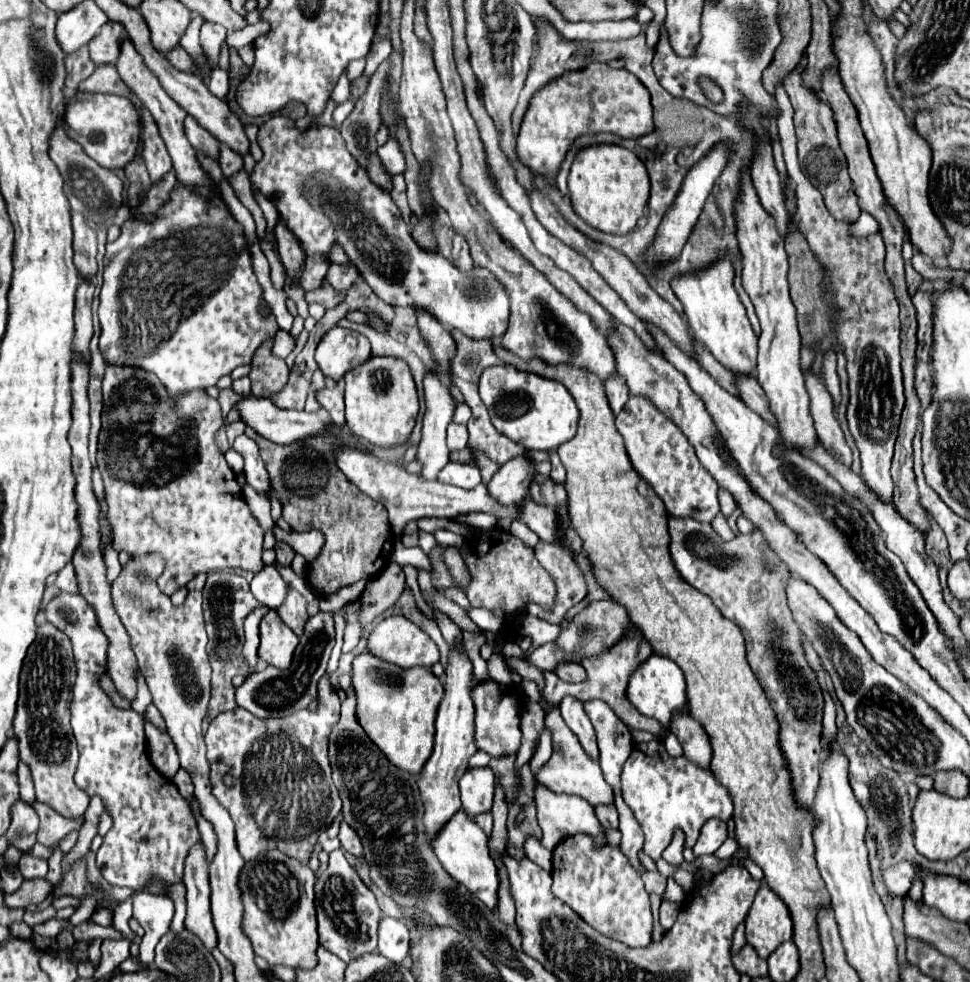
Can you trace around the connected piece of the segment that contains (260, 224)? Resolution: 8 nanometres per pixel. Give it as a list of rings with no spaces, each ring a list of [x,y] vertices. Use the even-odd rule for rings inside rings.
[[[243,170],[243,172],[235,174],[233,178],[229,178],[229,182],[231,182],[231,188],[235,190],[237,198],[239,198],[239,200],[249,208],[249,212],[253,214],[255,224],[257,224],[257,236],[259,236],[259,240],[263,240],[263,238],[265,238],[267,222],[265,222],[265,216],[263,216],[261,208],[259,208],[259,206],[257,206],[257,202],[253,200],[253,194],[251,194],[251,180],[249,180],[247,172]]]

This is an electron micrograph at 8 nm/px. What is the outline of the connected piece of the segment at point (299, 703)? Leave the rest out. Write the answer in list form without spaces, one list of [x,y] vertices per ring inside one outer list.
[[[319,612],[307,620],[291,666],[287,670],[267,666],[265,670],[253,674],[253,678],[245,678],[243,686],[237,688],[237,706],[249,710],[257,718],[287,718],[299,710],[305,710],[317,698],[317,682],[327,670],[327,660],[333,644],[333,618],[327,618],[327,612]]]

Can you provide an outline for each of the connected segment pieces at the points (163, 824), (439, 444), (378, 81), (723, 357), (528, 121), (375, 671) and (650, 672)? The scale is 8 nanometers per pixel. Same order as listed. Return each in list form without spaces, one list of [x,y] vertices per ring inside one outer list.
[[[79,592],[53,596],[43,612],[53,626],[67,634],[75,652],[77,680],[71,698],[71,726],[79,748],[75,784],[87,796],[99,796],[113,818],[113,828],[103,836],[103,844],[97,850],[97,866],[103,878],[109,884],[127,886],[135,892],[145,890],[153,880],[161,880],[167,886],[181,882],[185,858],[201,842],[197,820],[173,780],[161,776],[147,758],[143,716],[135,710],[117,708],[99,686],[99,678],[107,674],[109,638],[101,632],[97,612]]]
[[[427,372],[425,376],[425,402],[427,412],[423,418],[423,438],[417,446],[415,460],[423,466],[423,470],[419,472],[423,480],[437,480],[439,470],[449,462],[445,428],[451,422],[455,400],[431,372]]]
[[[385,60],[385,62],[377,68],[377,72],[371,76],[371,82],[369,82],[369,86],[367,86],[367,92],[361,96],[361,100],[355,102],[353,114],[349,114],[349,118],[339,126],[339,130],[341,130],[341,136],[343,136],[343,140],[345,140],[347,150],[353,154],[353,158],[359,162],[359,166],[367,170],[371,182],[373,182],[373,184],[379,184],[379,188],[389,194],[389,192],[393,190],[393,182],[391,182],[391,176],[387,174],[387,170],[385,170],[381,158],[377,156],[377,142],[375,142],[375,134],[377,134],[379,126],[383,124],[383,122],[381,122],[381,114],[379,114],[379,100],[381,100],[381,90],[383,90],[385,80],[389,80],[389,62],[387,62],[387,60]]]
[[[729,258],[719,260],[711,268],[695,274],[679,276],[671,282],[675,296],[685,308],[689,328],[697,342],[701,342],[719,364],[737,376],[755,376],[757,372],[757,336],[747,320],[745,306],[733,288],[735,270]]]
[[[593,62],[585,66],[583,70],[575,70],[573,74],[561,76],[561,80],[551,82],[545,86],[545,90],[539,90],[529,104],[529,110],[523,118],[519,136],[517,136],[517,160],[527,166],[533,174],[533,178],[543,180],[555,180],[555,176],[561,170],[561,164],[567,156],[569,146],[583,134],[599,134],[599,132],[611,132],[621,138],[637,140],[653,130],[653,108],[649,102],[649,92],[641,82],[637,82],[637,76],[633,76],[627,70],[615,70],[609,64]]]
[[[363,652],[353,660],[353,690],[357,698],[357,720],[387,760],[409,774],[419,774],[433,750],[433,722],[443,698],[443,684],[429,668],[401,668]]]
[[[653,654],[649,660],[643,662],[643,666],[637,668],[637,672],[629,678],[627,696],[631,704],[645,716],[655,718],[663,726],[663,734],[669,732],[669,724],[673,720],[675,712],[683,712],[687,706],[687,694],[685,694],[685,678],[677,664],[673,664],[667,658],[661,658]]]

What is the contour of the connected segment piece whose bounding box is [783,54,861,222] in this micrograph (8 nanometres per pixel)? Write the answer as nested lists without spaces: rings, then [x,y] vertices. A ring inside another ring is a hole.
[[[807,54],[801,56],[799,64],[795,66],[793,72],[785,78],[783,86],[791,98],[791,104],[795,108],[795,132],[797,132],[797,150],[799,150],[799,164],[803,174],[811,180],[811,184],[823,194],[825,206],[837,220],[847,220],[855,222],[861,214],[861,208],[857,204],[857,196],[851,186],[851,178],[847,174],[847,162],[845,154],[839,148],[837,140],[837,130],[835,130],[835,120],[833,112],[823,98],[805,84],[803,72],[807,68]]]

